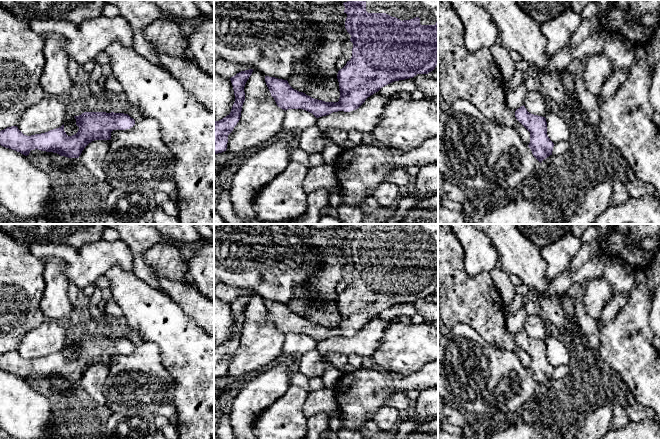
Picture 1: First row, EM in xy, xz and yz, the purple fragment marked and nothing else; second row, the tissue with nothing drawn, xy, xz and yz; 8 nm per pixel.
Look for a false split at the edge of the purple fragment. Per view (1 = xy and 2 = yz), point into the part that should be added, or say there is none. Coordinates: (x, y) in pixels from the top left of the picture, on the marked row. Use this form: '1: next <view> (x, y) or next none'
1: next none
2: next none

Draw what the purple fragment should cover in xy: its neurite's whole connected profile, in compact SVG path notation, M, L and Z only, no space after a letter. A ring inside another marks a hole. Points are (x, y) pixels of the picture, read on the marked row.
M84 112L74 116L79 130L68 136L64 124L45 133L24 135L17 126L0 131L0 145L27 156L31 150L57 153L68 158L79 158L84 148L94 140L110 140L113 130L126 130L135 120L124 113Z

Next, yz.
M524 105L515 111L515 117L530 132L528 147L533 156L541 163L552 155L554 143L547 135L546 118L529 113Z

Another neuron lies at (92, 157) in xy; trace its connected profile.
M94 140L84 148L79 156L86 169L103 182L106 181L103 162L108 152L109 144L110 140Z

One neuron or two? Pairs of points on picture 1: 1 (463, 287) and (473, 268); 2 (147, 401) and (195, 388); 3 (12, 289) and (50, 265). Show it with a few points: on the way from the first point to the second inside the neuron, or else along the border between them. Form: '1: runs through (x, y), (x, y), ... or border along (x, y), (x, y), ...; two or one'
1: border along (462, 253), (466, 273), (488, 272); two
2: border along (168, 371), (175, 385), (173, 402); two
3: border along (44, 261), (44, 290), (42, 292); two

